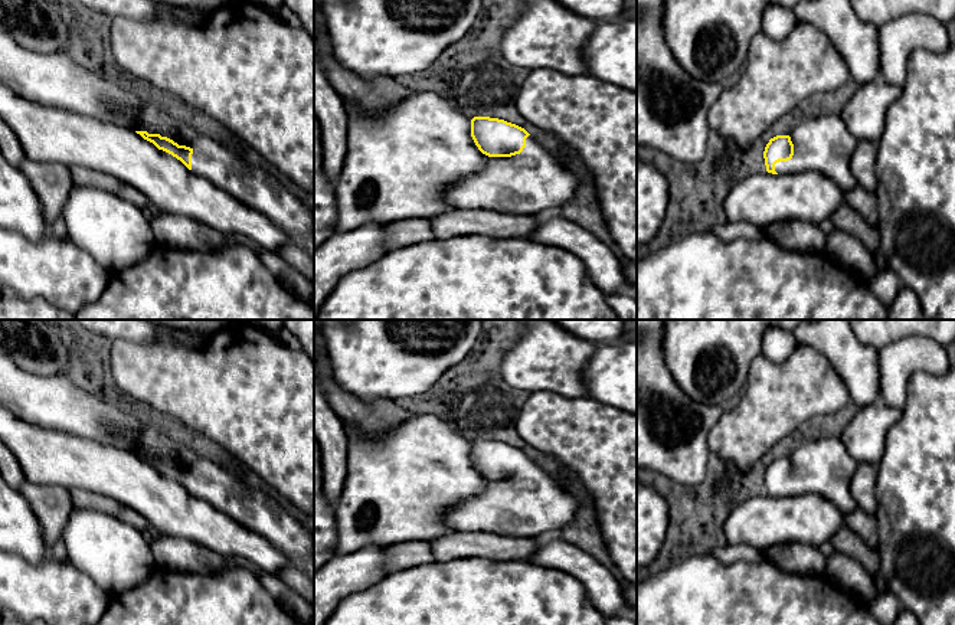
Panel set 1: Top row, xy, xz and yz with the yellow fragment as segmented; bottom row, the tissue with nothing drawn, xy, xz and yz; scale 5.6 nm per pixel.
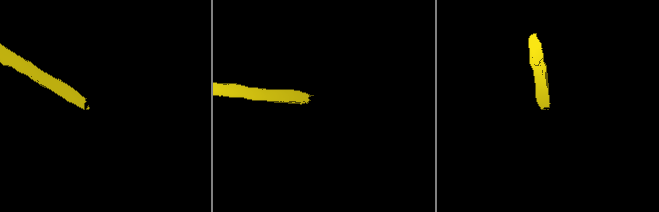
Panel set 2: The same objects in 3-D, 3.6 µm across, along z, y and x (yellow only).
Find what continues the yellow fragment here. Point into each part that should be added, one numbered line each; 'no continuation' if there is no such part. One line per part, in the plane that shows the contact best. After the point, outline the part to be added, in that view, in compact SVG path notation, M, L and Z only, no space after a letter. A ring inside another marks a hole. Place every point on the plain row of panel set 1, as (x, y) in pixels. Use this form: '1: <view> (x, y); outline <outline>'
1: xy (54, 402); outline M0 351L0 408L7 409L16 419L50 431L62 431L75 436L101 442L133 454L160 457L193 472L192 494L223 511L243 527L268 539L292 563L314 580L314 533L301 526L282 505L259 488L251 488L239 475L225 471L215 461L176 442L171 436L138 418L101 400L75 385L65 374L36 376L14 364Z

